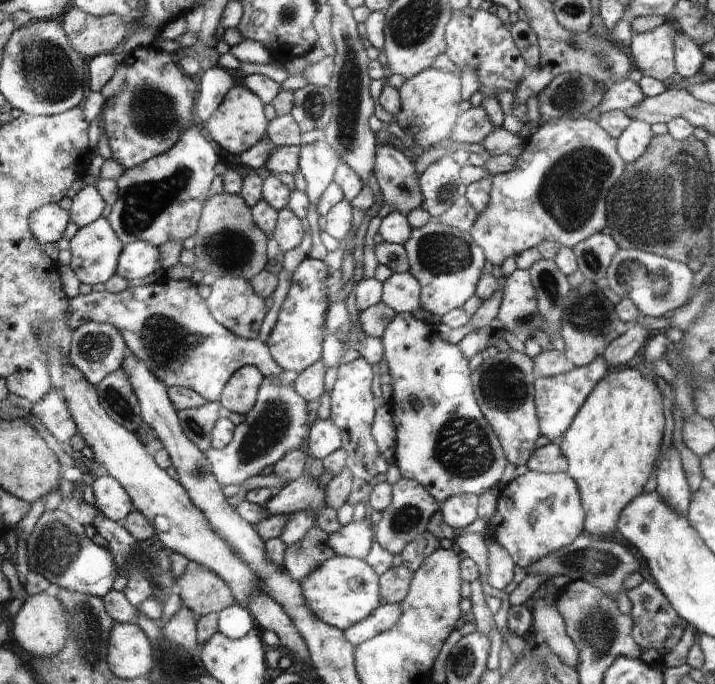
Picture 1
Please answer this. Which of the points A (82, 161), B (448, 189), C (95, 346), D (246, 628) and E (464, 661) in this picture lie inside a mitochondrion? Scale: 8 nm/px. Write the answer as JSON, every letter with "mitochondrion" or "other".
{"A":"other","B":"mitochondrion","C":"mitochondrion","D":"other","E":"mitochondrion"}

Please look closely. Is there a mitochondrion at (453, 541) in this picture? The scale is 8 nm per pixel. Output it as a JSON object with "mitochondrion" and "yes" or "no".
{"mitochondrion":"no"}

